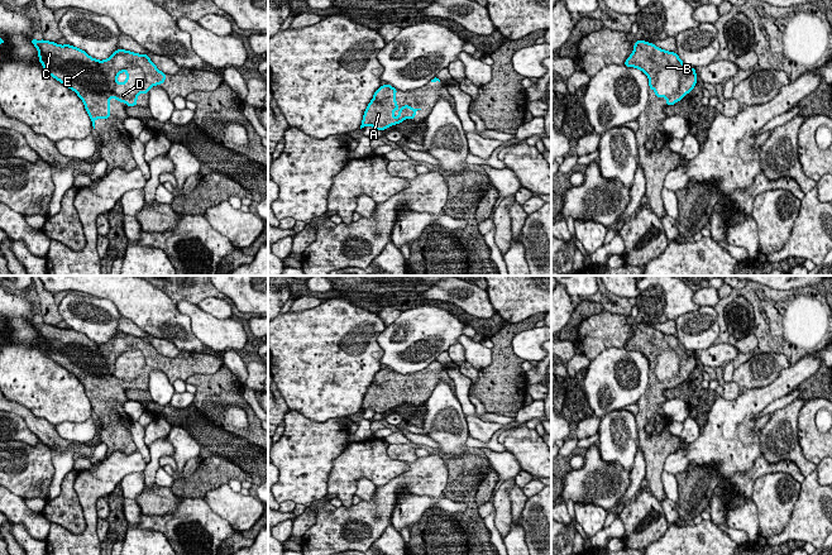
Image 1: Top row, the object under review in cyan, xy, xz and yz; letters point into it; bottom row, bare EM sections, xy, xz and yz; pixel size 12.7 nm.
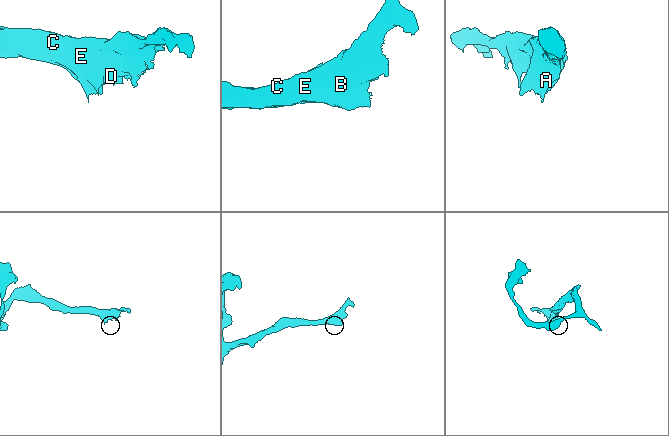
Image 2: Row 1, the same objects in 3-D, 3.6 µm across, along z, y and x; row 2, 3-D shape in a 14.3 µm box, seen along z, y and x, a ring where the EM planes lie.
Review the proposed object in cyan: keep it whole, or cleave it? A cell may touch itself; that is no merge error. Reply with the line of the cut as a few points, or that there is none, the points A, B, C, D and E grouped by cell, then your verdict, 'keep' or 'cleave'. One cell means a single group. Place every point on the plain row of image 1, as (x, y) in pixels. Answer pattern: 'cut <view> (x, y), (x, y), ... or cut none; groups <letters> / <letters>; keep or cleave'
cut none; groups A B C D E; keep

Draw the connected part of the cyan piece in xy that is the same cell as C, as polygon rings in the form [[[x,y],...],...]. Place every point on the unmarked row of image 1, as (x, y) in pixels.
[[[34,321],[30,325],[38,332],[38,345],[43,346],[44,355],[73,373],[83,384],[94,412],[96,402],[110,402],[111,379],[125,386],[126,389],[135,389],[139,377],[148,377],[150,370],[162,368],[166,363],[166,357],[156,350],[148,338],[118,332],[107,343],[99,344],[70,327],[59,329],[54,325],[35,324]]]

